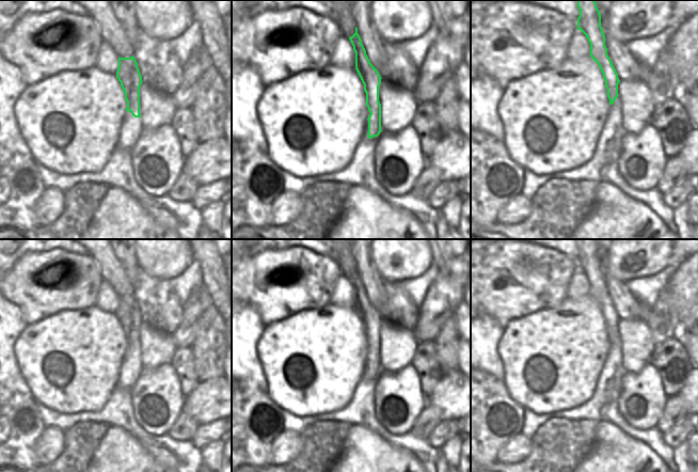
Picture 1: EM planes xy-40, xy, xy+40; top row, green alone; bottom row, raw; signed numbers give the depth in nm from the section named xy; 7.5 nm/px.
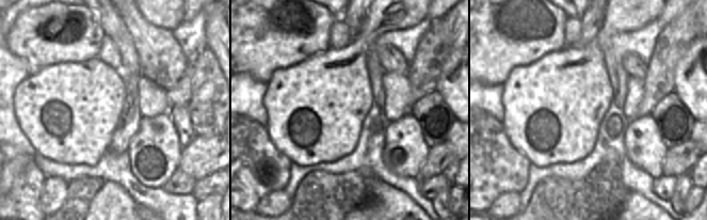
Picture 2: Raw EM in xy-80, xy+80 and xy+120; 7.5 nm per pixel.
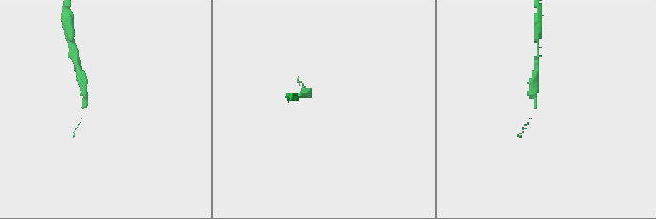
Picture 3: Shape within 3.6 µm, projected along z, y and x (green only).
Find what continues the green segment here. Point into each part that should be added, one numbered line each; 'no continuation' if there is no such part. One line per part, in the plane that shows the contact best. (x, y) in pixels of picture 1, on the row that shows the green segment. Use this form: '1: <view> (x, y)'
1: xy-40 (131, 127)

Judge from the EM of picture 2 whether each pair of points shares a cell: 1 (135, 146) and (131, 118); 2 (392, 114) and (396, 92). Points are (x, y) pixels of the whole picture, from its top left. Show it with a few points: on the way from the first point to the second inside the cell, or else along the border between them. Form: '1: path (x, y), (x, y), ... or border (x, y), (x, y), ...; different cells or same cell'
1: border (141, 118), (139, 128), (126, 151); different cells
2: path (394, 109), (396, 107), (396, 97); same cell

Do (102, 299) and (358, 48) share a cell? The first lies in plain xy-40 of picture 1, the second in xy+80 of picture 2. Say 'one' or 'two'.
two

